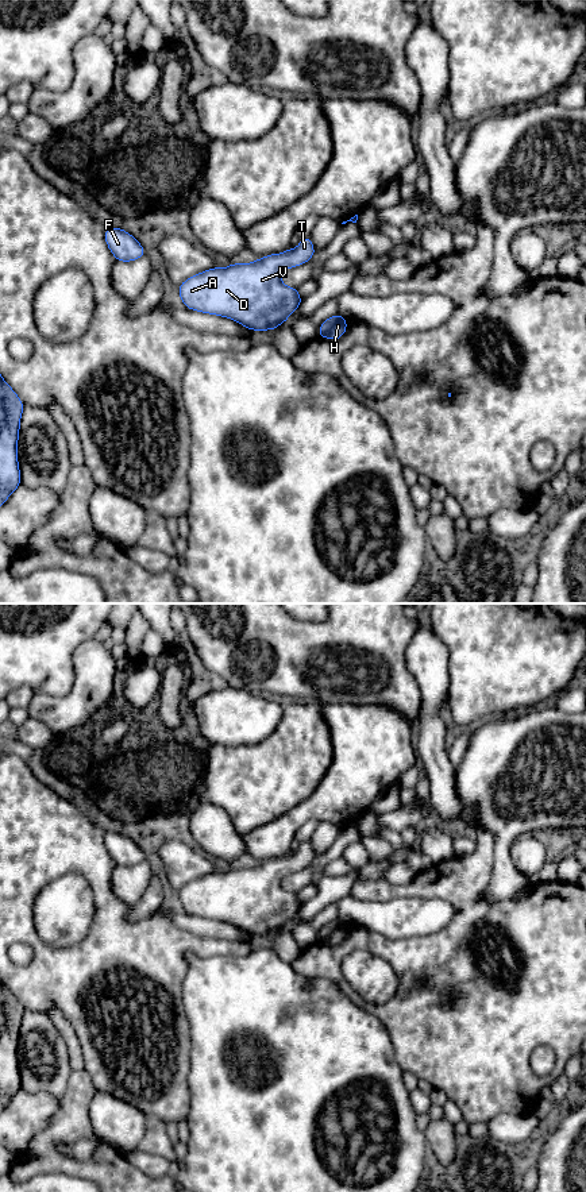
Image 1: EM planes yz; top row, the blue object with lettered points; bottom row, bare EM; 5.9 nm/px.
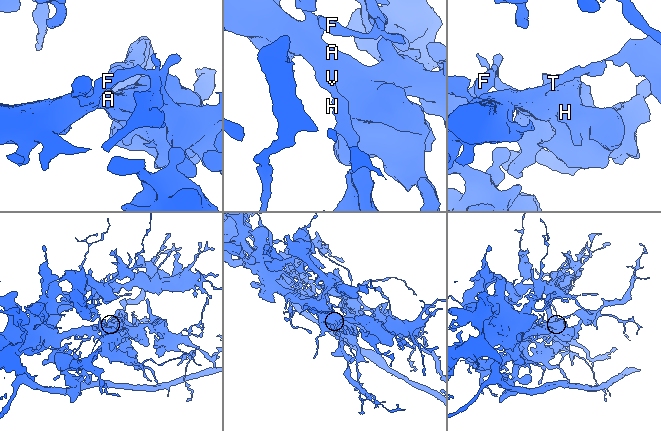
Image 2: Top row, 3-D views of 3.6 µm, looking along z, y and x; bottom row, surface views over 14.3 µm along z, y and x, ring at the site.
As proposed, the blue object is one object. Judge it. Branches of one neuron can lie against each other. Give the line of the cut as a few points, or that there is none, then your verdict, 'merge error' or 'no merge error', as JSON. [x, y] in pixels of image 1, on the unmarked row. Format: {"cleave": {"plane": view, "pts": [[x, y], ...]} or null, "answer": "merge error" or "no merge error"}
{"cleave": null, "answer": "no merge error"}

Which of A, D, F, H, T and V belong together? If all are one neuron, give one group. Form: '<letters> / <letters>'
A D F H T V

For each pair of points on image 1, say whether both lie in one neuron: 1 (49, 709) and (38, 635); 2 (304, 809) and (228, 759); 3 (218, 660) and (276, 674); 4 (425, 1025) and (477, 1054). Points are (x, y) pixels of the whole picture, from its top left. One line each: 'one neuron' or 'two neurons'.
1: two neurons
2: two neurons
3: one neuron
4: one neuron

